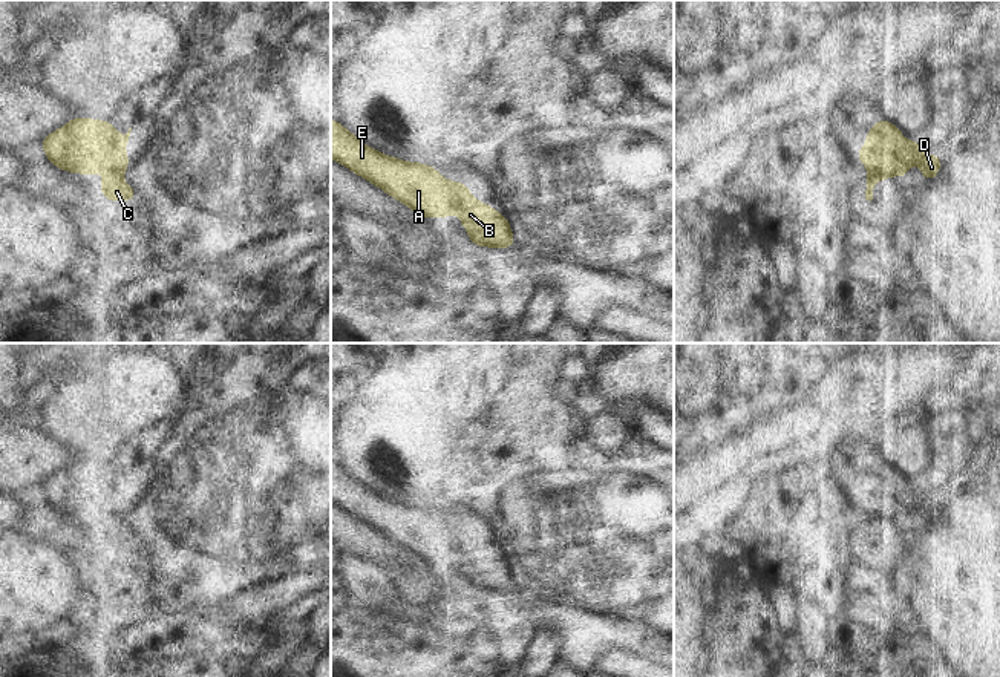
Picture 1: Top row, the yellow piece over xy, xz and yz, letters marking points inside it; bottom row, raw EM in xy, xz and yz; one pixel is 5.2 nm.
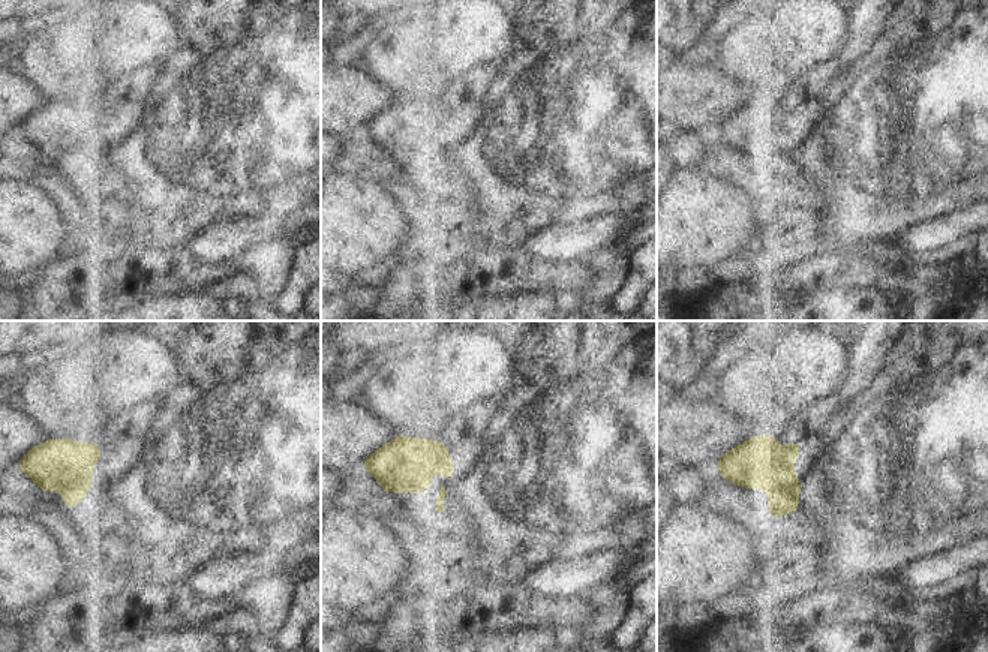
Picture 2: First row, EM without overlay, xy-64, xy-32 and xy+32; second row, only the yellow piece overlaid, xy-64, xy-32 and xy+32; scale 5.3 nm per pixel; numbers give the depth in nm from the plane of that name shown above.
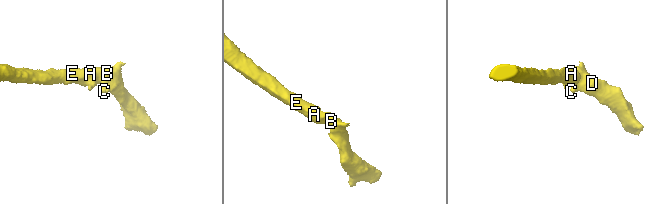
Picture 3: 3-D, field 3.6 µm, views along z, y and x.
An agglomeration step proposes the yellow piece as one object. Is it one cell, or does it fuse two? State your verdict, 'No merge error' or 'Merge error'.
No merge error.

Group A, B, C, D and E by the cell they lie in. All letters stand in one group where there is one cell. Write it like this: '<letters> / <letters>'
A B C D E

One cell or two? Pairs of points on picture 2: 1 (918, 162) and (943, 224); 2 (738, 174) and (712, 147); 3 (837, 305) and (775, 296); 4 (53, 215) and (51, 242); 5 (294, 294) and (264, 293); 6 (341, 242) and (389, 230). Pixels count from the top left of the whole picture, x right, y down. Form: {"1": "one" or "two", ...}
{"1": "two", "2": "one", "3": "one", "4": "one", "5": "two", "6": "one"}

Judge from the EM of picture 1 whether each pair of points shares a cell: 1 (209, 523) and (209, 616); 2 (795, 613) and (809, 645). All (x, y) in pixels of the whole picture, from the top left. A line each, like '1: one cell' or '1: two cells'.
1: two cells
2: two cells

